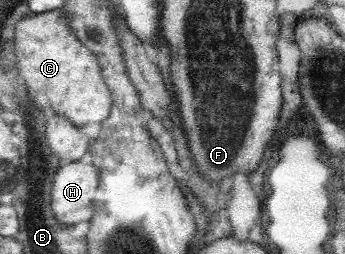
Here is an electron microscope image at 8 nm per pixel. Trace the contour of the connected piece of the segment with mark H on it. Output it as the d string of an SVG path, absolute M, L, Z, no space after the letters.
M79 161L60 166L51 181L50 210L54 219L72 226L88 221L87 211L98 195L97 168Z

